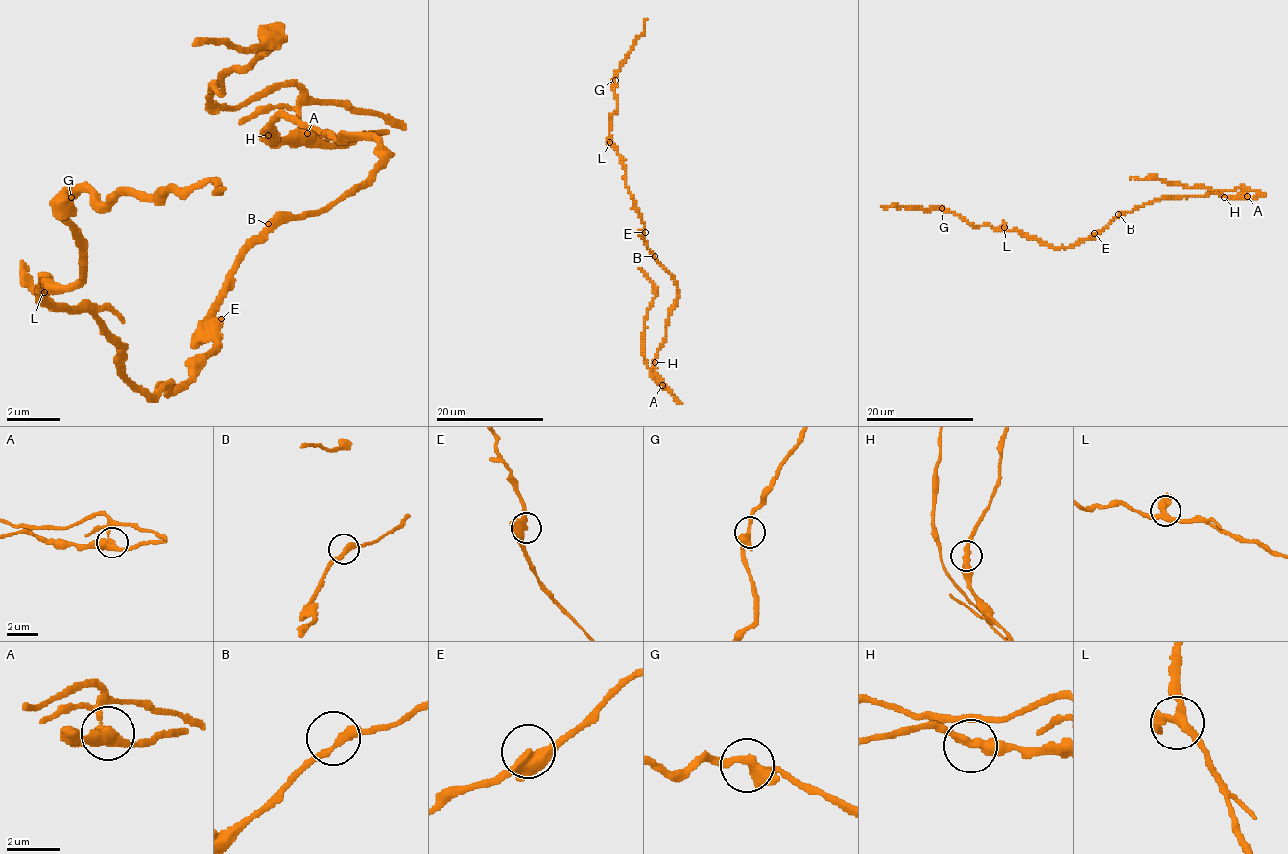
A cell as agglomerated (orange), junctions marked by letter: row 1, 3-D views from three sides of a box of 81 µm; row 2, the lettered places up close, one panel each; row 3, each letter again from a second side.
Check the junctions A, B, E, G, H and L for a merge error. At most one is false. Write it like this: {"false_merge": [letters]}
{"false_merge": ["A"]}

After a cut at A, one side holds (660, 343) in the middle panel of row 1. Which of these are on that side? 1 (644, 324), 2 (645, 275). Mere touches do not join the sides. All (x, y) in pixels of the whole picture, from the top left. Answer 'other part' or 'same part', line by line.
1: other part
2: other part

